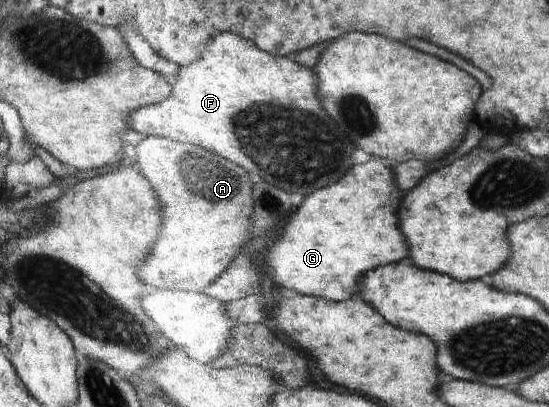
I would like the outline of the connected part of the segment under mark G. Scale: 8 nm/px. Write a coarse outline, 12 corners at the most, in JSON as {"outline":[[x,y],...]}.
{"outline":[[372,158],[314,191],[268,253],[276,286],[339,302],[410,255]]}

